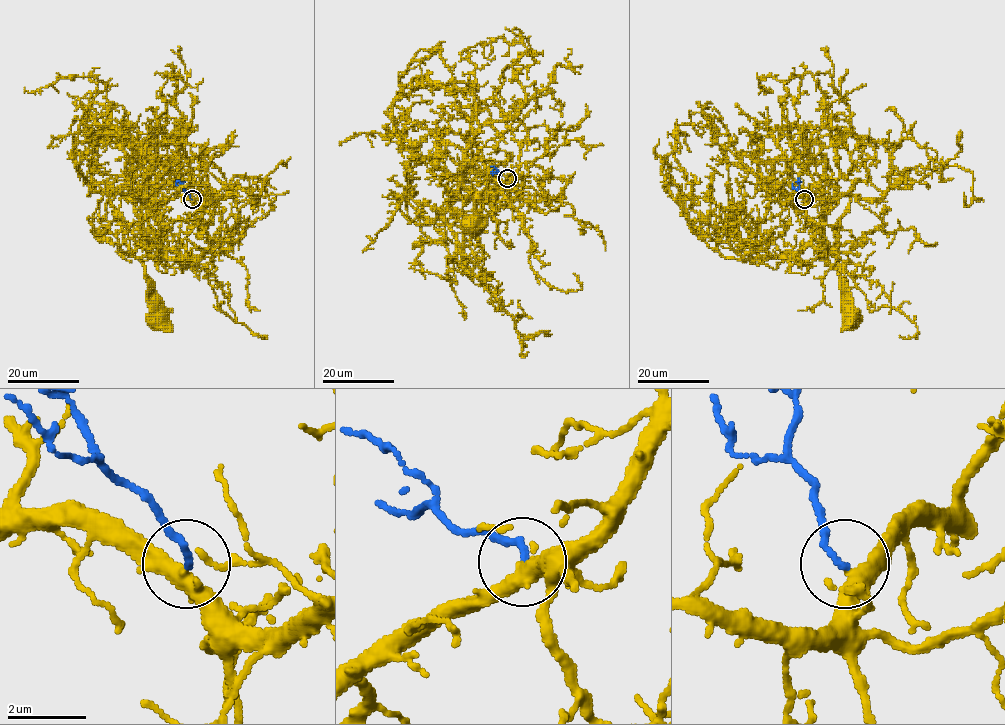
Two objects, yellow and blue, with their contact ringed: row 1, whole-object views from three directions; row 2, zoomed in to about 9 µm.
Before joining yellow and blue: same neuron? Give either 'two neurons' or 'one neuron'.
one neuron

